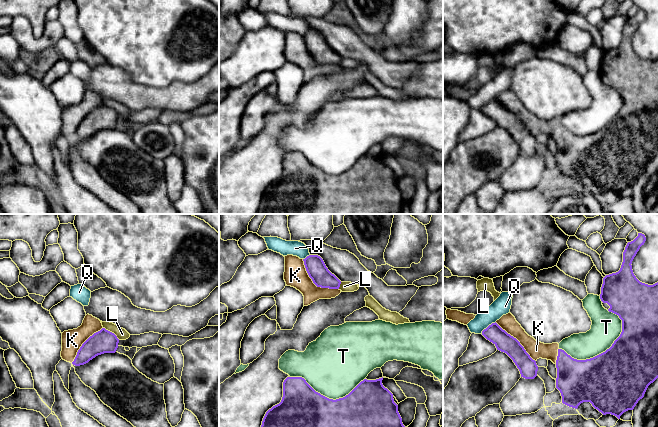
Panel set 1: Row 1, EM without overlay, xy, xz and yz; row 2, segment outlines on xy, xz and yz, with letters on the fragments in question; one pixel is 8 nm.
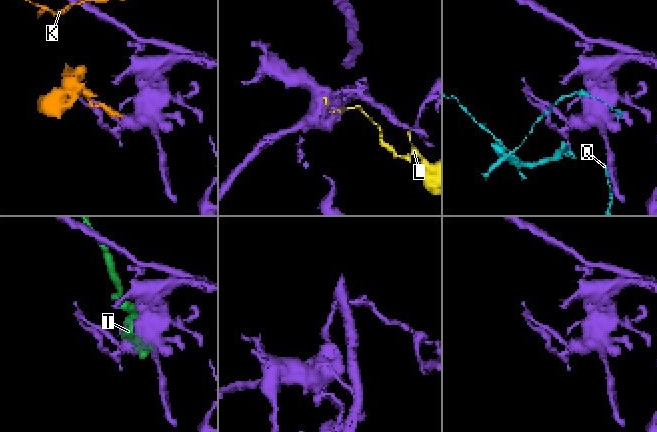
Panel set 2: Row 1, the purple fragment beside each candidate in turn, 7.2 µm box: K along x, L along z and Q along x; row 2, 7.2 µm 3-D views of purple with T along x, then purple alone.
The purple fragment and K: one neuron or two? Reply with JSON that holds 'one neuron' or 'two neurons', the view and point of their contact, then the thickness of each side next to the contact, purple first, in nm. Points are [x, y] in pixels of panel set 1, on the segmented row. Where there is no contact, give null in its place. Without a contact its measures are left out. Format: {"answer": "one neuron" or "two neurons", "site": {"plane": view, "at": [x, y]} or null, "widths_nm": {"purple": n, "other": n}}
{"answer": "one neuron", "site": {"plane": "xz", "at": [314, 283]}, "widths_nm": {"purple": 160, "other": 190}}

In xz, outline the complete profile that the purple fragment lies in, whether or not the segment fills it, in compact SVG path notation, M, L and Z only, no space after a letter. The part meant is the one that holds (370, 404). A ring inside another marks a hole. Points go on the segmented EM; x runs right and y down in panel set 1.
M287 377L281 402L266 412L261 427L405 427L382 380L364 379L348 395L333 400L316 392L304 378Z

